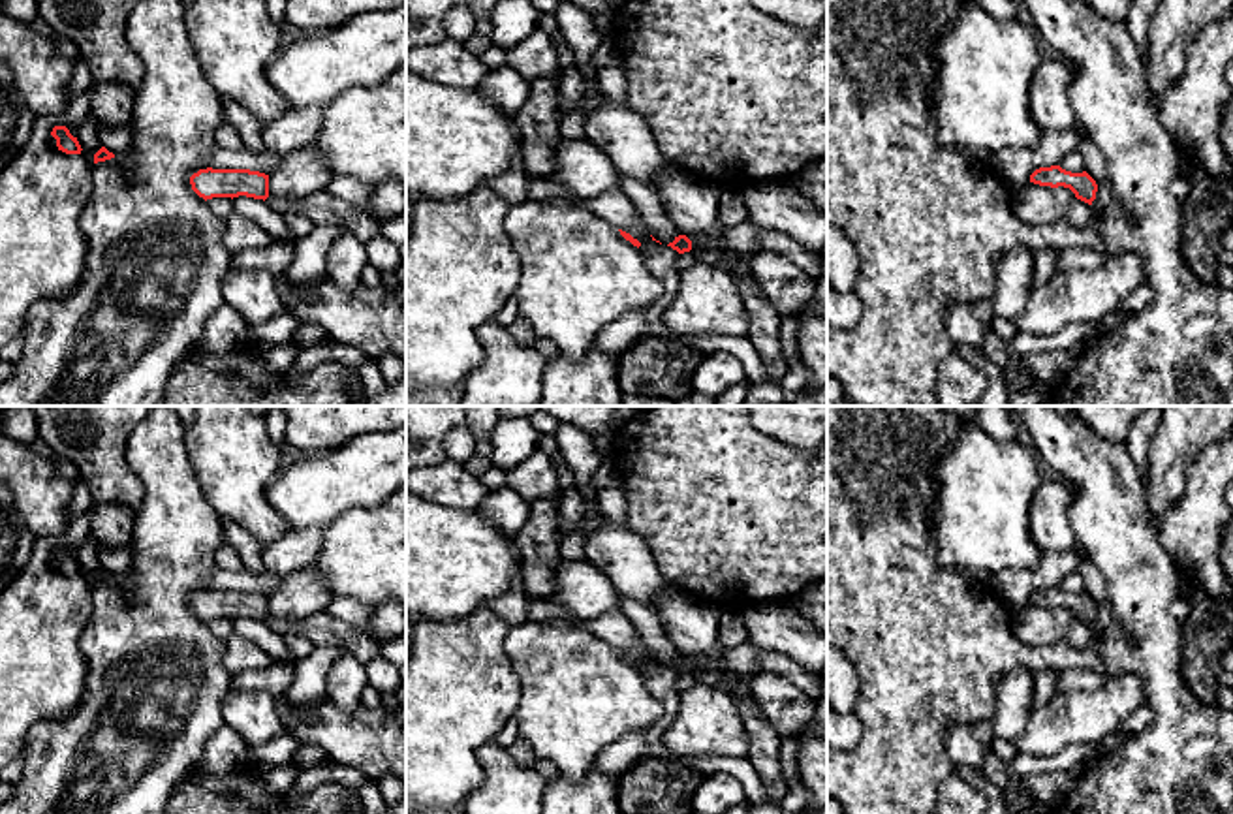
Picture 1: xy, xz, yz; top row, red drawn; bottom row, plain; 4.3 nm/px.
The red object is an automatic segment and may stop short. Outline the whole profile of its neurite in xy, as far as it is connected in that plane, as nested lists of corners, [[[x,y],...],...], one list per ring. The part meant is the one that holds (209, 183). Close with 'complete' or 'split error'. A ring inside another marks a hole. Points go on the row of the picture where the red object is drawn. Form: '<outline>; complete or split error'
[[[199,169],[190,177],[192,190],[207,199],[254,197],[267,201],[282,216],[306,216],[316,224],[338,224],[355,233],[365,244],[382,235],[382,222],[365,211],[338,199],[327,190],[306,197],[278,199],[269,194],[269,175],[250,169]]]; split error

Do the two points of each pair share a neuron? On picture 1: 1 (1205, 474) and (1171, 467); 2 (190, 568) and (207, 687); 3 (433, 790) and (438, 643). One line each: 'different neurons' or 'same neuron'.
1: different neurons
2: same neuron
3: same neuron

